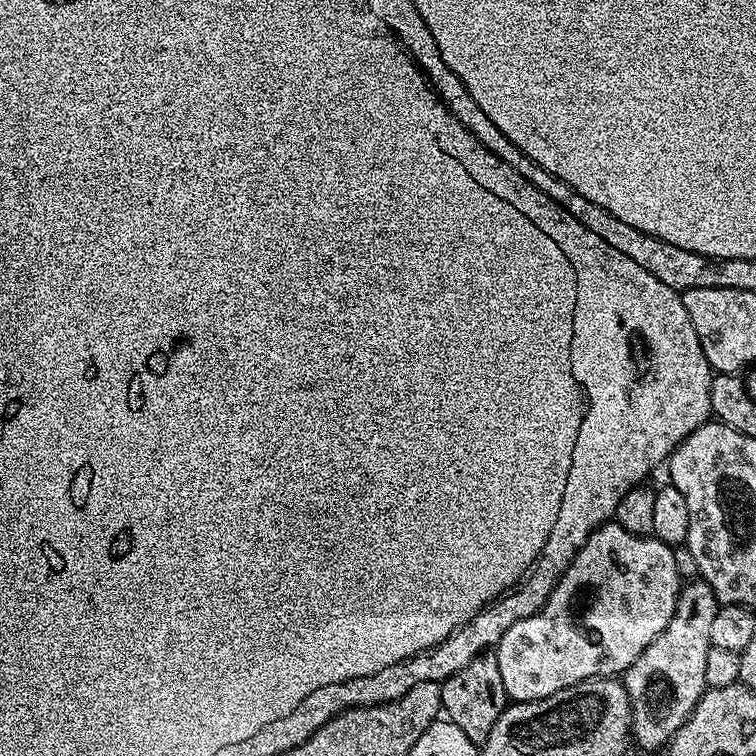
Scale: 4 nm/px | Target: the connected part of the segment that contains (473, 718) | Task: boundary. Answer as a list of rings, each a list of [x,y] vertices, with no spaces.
[[[485,650],[475,656],[462,670],[440,684],[440,706],[446,720],[458,726],[466,738],[477,746],[483,745],[484,739],[490,734],[494,722],[504,713],[506,697],[500,687],[498,674],[498,658],[495,651]]]

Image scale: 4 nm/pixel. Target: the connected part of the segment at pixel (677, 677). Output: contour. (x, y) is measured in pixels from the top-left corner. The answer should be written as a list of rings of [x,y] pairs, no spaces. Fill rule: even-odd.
[[[692,578],[681,587],[676,599],[676,613],[666,630],[642,650],[642,654],[623,673],[622,680],[629,693],[644,696],[644,740],[652,748],[663,749],[674,733],[688,720],[694,706],[706,691],[706,654],[710,647],[708,635],[714,623],[718,601],[710,585]],[[660,680],[668,683],[665,690]]]

